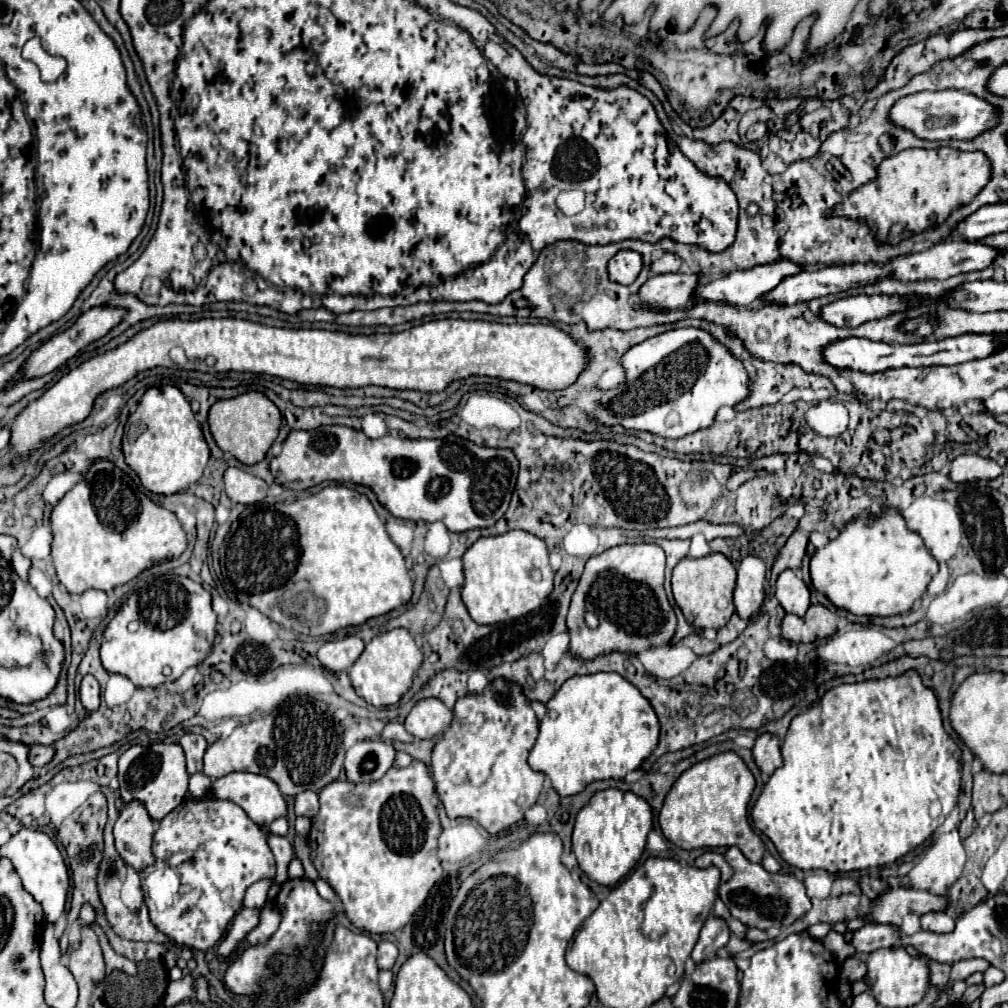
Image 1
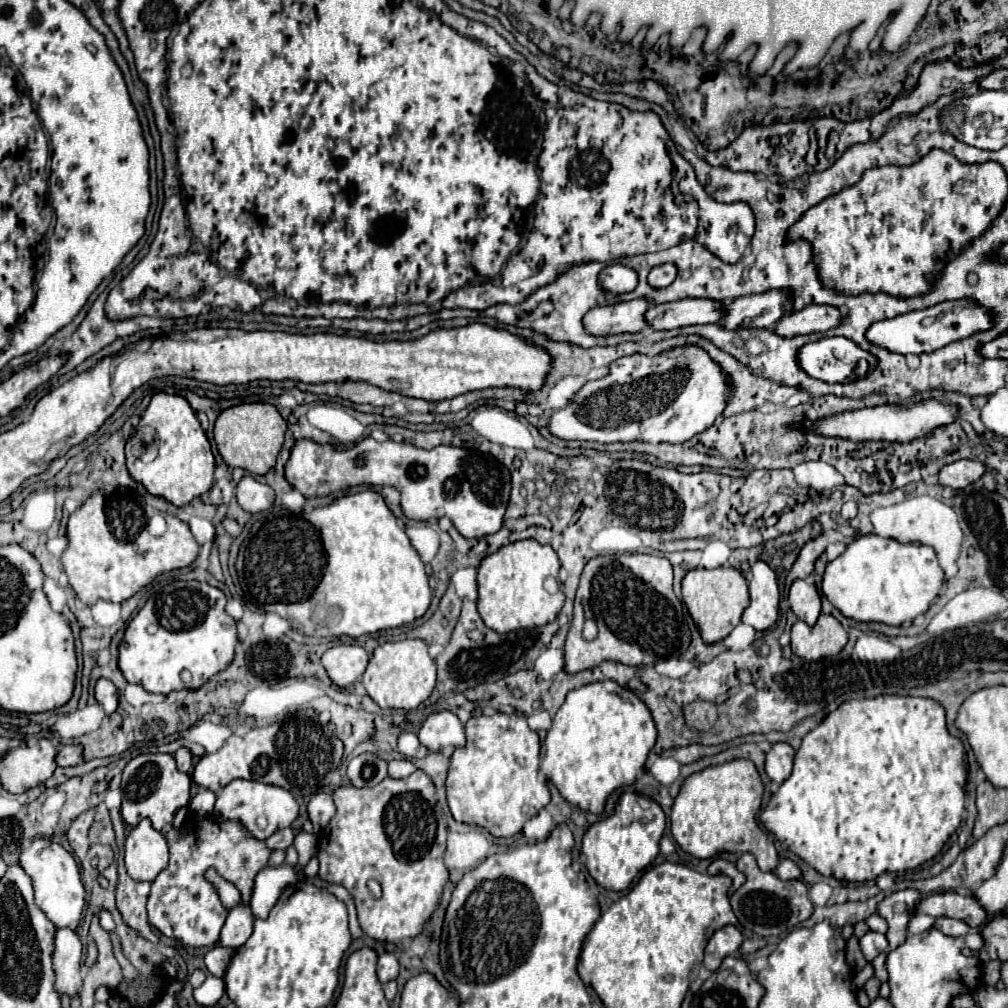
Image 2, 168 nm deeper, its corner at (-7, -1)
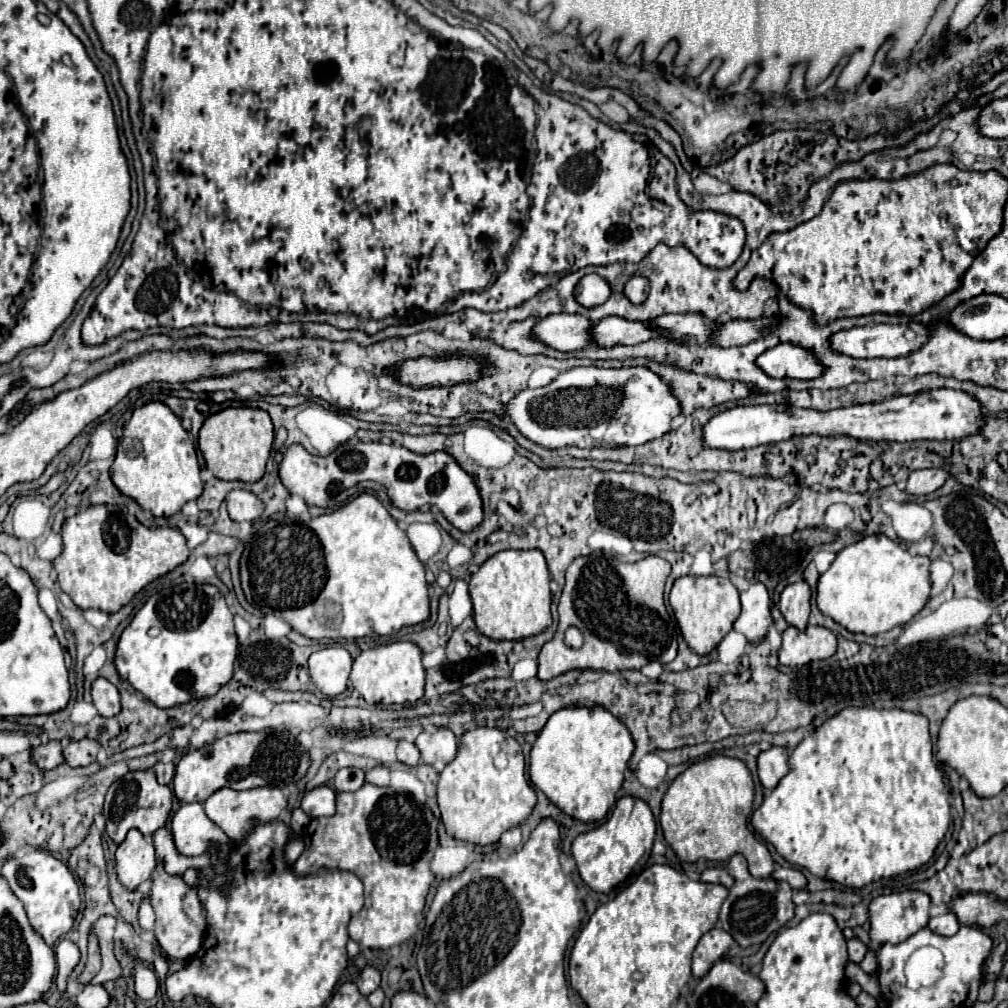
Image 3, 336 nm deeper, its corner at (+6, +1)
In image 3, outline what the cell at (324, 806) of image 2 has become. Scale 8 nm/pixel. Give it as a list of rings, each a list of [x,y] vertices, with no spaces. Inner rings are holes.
[[[318,786],[310,790],[302,800],[302,810],[310,818],[332,816],[336,812],[336,792],[328,786]]]

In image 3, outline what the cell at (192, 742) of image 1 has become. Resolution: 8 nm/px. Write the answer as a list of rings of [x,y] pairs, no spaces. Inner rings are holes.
[[[172,762],[170,764],[156,764],[154,774],[160,784],[170,784],[174,778],[174,764]]]

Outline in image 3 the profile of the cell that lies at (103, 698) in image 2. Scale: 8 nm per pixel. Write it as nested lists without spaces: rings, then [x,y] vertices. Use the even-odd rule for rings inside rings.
[[[96,678],[94,680],[94,684],[92,684],[92,700],[94,700],[94,706],[98,708],[100,716],[110,718],[110,716],[116,716],[122,710],[120,692],[106,678]]]

